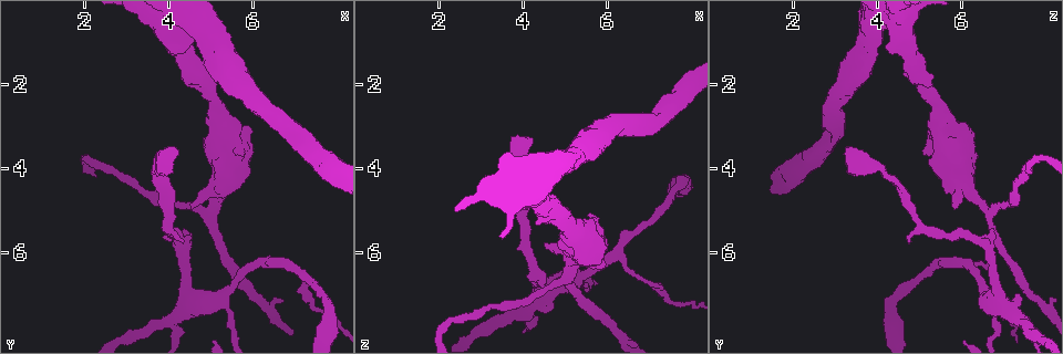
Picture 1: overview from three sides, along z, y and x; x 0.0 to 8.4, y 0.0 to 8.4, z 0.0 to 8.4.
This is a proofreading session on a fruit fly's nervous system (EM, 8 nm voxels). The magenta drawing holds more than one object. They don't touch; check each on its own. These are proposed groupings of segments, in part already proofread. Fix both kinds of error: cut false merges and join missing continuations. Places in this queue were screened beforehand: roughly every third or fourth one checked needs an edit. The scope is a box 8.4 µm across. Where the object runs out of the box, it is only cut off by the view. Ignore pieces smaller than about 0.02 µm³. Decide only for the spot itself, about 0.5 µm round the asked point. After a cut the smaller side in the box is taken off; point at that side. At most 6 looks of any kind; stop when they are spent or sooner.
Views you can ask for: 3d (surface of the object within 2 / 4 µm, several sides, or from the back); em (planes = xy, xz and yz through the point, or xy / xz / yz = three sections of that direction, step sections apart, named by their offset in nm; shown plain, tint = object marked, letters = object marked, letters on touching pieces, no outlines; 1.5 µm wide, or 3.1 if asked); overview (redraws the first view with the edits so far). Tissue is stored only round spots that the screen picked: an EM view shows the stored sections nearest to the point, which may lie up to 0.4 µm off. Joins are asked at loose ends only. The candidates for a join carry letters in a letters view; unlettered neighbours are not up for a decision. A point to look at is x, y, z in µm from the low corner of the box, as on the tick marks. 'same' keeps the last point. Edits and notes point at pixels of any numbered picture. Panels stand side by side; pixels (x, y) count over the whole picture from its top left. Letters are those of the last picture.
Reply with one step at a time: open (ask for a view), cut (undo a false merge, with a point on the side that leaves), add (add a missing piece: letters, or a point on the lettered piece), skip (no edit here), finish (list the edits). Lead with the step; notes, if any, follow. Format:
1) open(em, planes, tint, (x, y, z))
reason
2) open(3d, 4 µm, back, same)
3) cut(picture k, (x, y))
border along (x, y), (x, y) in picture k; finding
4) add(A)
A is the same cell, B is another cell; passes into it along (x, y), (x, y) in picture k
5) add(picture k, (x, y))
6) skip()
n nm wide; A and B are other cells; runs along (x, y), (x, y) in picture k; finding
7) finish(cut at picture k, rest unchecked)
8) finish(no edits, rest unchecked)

open(em, xz, step 4, tint, (2.05, 3.70, 7.90))
sharp bend

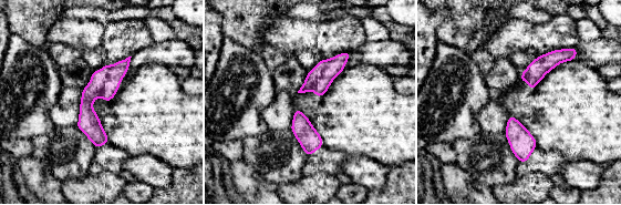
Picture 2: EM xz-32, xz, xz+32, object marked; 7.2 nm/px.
open(em, planes, tint, same)
another direction

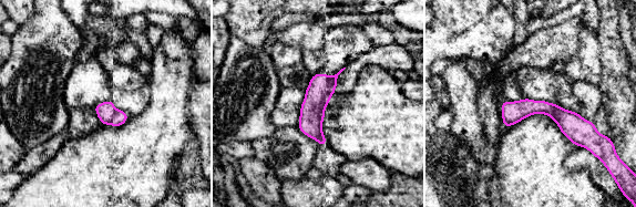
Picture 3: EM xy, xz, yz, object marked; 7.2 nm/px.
open(em, planes, letters, same)
what lies round it

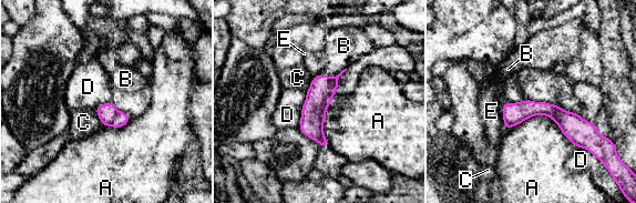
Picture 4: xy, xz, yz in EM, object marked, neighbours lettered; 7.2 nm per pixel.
skip()
A, B, C, D and E are other cells; runs along (505, 107), (551, 110), (588, 139) in picture 4; continuous, no second cell

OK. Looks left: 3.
open(3d, 2 µm, back, (6.20, 6.25, 6.05))
three-way junction

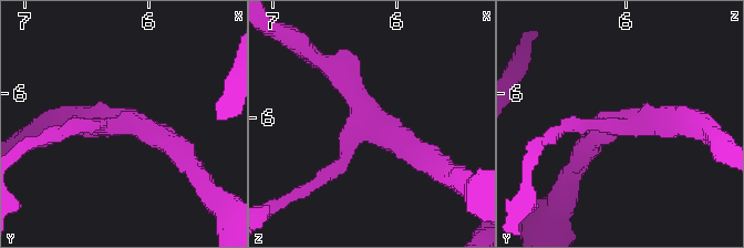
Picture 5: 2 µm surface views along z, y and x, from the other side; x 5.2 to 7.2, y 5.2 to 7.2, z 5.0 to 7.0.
open(em, yz, step 8, tint, (6.18, 6.26, 6.08))
3 arms; shape alone is not enough

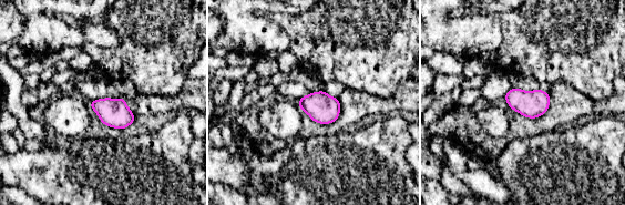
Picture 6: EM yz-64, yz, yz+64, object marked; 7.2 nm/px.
open(em, planes, letters, same)
cut it another way

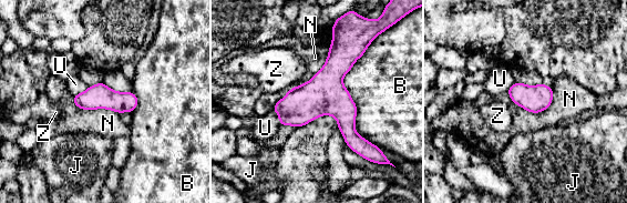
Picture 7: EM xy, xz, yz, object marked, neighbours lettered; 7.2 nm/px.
skip()
180 nm wide; B, J, N, U and Z are other cells; runs along (340, 38), (336, 101), (360, 150) in picture 7; all the same cell

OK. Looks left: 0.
finish(no edits, rest unchecked)

